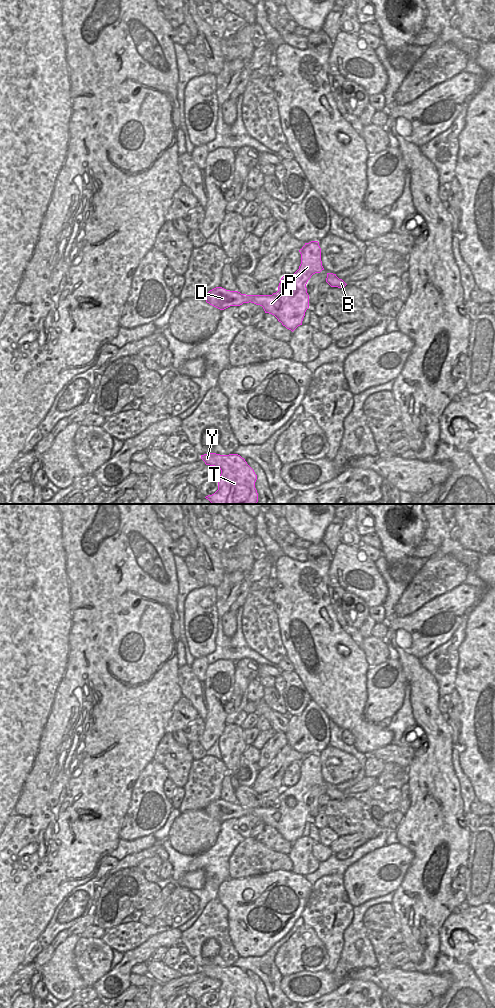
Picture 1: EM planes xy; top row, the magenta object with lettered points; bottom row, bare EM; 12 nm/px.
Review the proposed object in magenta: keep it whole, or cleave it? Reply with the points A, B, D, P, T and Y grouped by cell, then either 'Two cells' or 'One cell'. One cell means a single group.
Groups: A B D P T Y. One cell.

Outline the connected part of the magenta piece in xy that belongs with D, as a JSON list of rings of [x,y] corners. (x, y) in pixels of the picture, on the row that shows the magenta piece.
[[[318,241],[305,243],[299,252],[301,254],[299,269],[294,274],[284,275],[281,278],[276,293],[246,295],[216,287],[204,296],[206,302],[220,310],[249,302],[260,305],[265,313],[274,315],[283,326],[293,332],[302,325],[305,312],[309,308],[309,295],[306,288],[308,280],[313,274],[324,270]]]

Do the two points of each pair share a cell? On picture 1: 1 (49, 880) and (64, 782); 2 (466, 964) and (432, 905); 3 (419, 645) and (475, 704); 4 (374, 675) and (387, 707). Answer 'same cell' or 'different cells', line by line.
1: same cell
2: different cells
3: different cells
4: same cell

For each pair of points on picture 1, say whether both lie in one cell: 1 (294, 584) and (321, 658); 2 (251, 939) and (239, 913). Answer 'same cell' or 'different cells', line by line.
1: same cell
2: same cell

